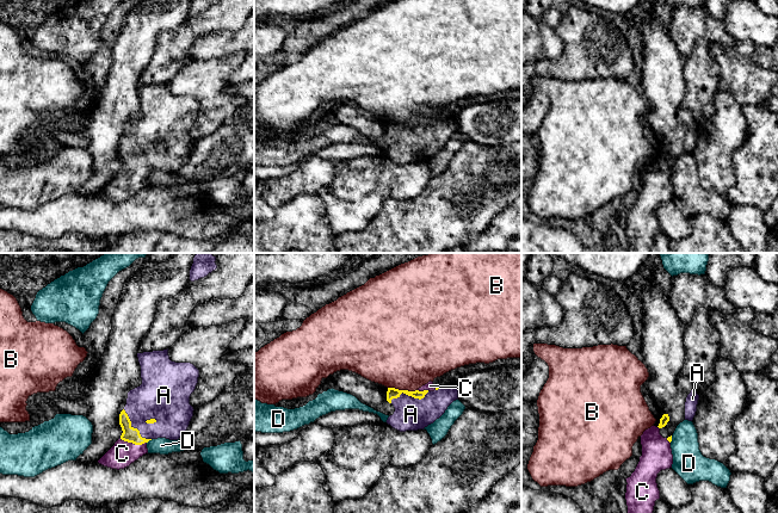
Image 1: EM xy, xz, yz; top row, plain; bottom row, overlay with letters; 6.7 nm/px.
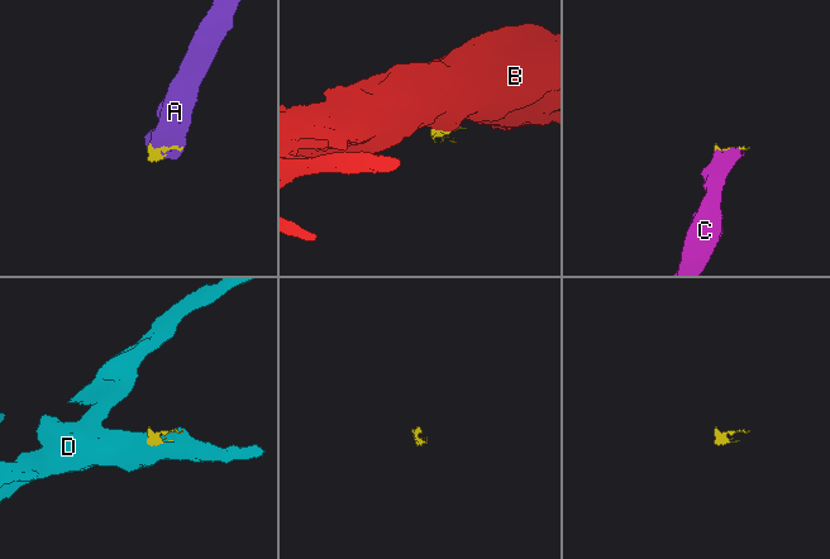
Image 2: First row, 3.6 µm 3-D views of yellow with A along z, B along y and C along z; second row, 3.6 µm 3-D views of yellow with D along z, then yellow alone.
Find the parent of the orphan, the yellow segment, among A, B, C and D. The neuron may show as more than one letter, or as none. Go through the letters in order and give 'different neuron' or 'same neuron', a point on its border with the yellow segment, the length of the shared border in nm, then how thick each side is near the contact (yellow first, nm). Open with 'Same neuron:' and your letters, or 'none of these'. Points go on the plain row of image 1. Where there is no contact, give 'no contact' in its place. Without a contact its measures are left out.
Same neuron: A, C
A: same neuron; meets yellow in xz at (409, 128); contact 280 nm long; 70 nm thick on the yellow side, 220 nm on the other
B: different neuron; meets yellow in xz at (402, 123); contact 200 nm long; 70 nm thick on the yellow side, 480 nm on the other
C: same neuron; meets yellow in xy at (133, 175); contact 190 nm long; 110 nm thick on the yellow side, 170 nm on the other
D: different neuron; meets yellow in xy at (149, 172); contact 50 nm long; 110 nm thick on the yellow side, 110 nm on the other

